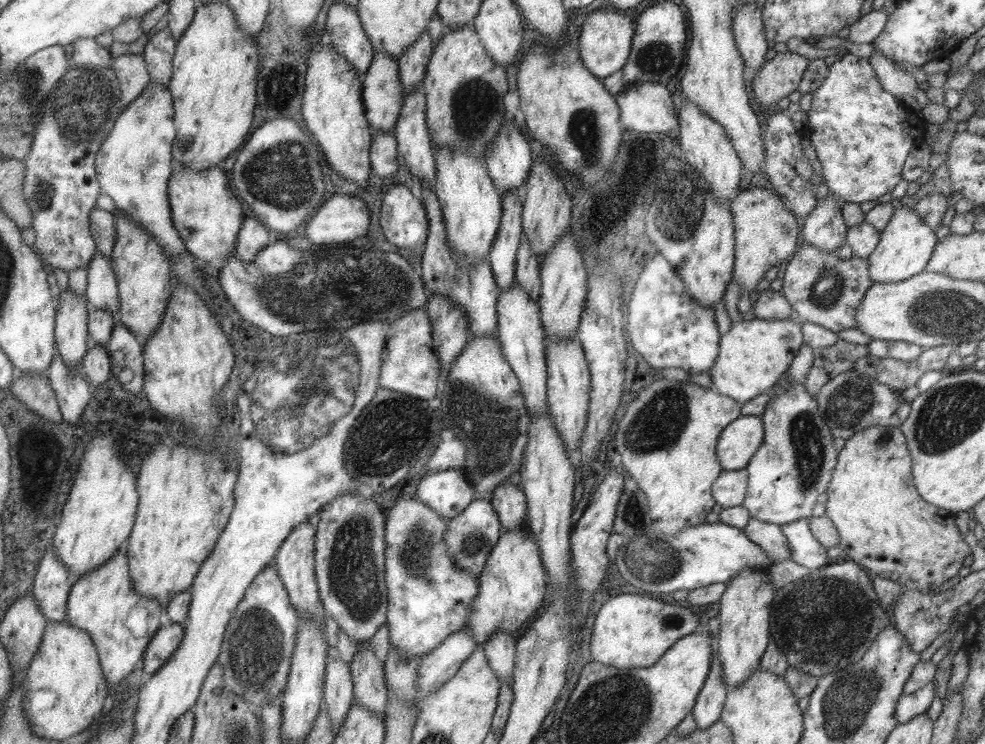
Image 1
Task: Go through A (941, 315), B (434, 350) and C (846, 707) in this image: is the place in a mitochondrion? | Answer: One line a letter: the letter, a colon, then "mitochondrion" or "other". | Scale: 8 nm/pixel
A: mitochondrion
B: other
C: mitochondrion

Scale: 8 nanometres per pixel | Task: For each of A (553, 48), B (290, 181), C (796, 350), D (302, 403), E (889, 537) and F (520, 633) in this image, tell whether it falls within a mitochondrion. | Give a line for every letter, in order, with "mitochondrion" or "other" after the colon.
A: other
B: mitochondrion
C: other
D: mitochondrion
E: other
F: other

